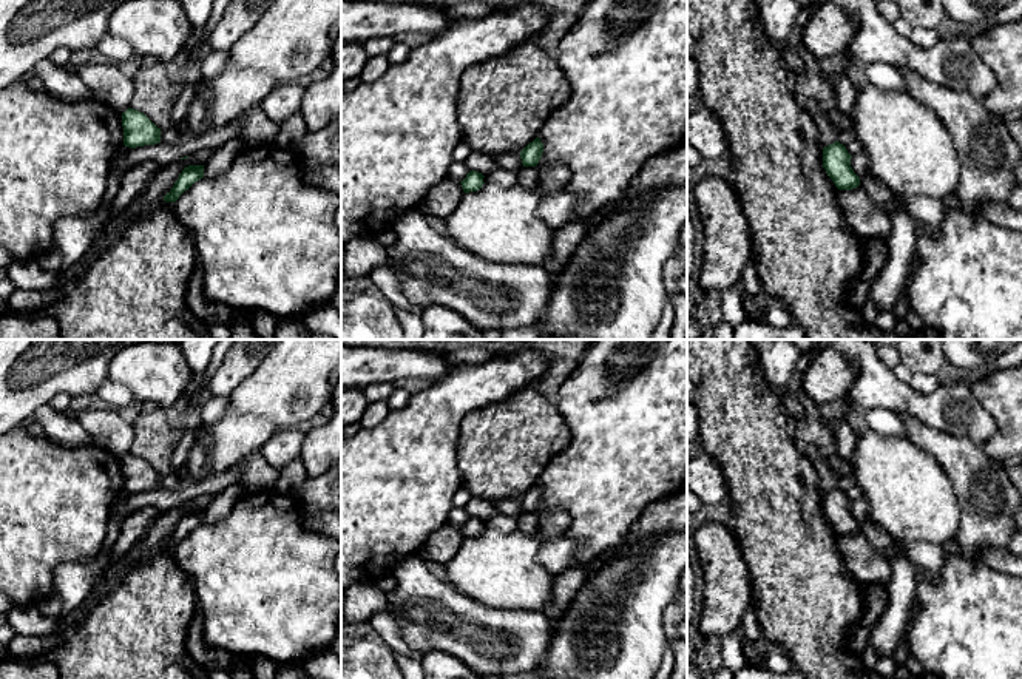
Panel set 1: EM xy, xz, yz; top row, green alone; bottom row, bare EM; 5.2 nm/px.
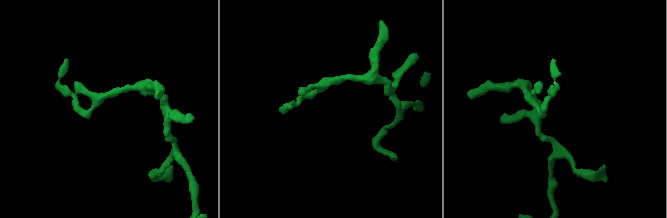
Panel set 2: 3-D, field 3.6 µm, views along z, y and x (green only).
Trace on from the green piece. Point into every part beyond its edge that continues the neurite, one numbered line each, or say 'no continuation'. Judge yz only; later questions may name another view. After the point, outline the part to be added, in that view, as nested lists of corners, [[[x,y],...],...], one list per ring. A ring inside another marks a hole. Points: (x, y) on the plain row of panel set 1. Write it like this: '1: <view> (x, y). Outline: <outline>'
no continuation

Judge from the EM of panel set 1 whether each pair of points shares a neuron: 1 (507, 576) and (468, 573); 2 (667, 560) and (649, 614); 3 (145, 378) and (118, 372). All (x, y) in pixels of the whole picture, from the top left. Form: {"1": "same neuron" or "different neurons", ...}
{"1": "same neuron", "2": "same neuron", "3": "same neuron"}

